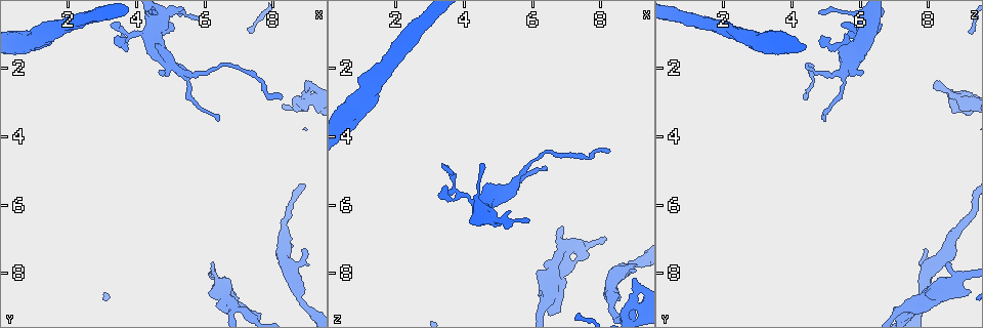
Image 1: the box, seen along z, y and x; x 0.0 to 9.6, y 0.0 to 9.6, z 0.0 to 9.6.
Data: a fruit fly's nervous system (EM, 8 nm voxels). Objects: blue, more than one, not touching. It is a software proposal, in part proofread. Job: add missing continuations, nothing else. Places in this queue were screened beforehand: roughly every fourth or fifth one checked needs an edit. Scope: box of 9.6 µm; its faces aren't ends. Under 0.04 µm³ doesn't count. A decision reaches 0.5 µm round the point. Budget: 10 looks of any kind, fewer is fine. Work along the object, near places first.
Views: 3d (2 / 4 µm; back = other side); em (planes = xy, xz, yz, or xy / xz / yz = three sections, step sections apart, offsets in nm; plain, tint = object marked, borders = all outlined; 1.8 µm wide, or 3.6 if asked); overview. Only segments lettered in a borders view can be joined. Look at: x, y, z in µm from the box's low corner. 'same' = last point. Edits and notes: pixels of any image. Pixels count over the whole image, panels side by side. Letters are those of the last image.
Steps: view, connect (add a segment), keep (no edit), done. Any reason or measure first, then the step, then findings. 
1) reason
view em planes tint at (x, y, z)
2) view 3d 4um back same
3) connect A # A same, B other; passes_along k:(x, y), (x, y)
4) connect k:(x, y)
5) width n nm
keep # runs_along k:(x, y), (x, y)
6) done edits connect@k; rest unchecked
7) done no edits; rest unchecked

calibre changes
view 3d 4um at (5.40, 2.10, 5.55)

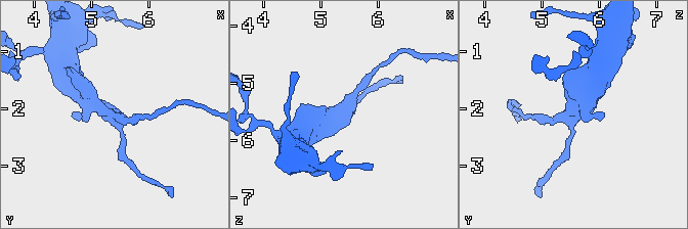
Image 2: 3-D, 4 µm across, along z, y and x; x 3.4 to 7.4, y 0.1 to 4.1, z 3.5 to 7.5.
now the EM
view em planes plain at (5.30, 2.10, 5.55)

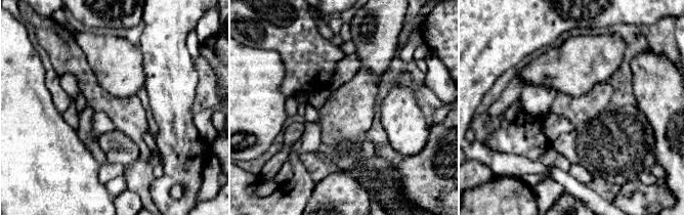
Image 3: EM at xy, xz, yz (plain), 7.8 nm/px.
what lies round it
view em planes borders same

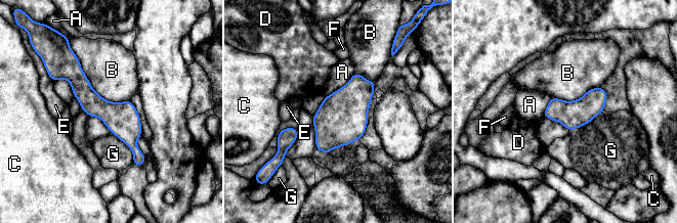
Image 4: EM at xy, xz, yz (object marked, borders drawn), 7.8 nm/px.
keep # A other, B other, C other, D other, E other, F other, G other; border 4:(73, 51), (95, 91), (130, 100); no lettered segment goes on from it

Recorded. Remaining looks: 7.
end of a long branch
view 3d 4um at (8.30, 2.90, 4.45)

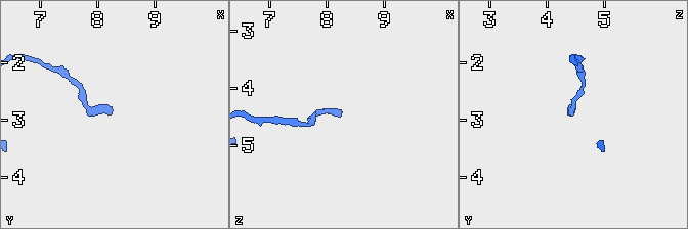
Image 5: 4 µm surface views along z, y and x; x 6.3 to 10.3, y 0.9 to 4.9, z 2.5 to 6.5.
view em planes borders at (8.30, 2.85, 4.40)

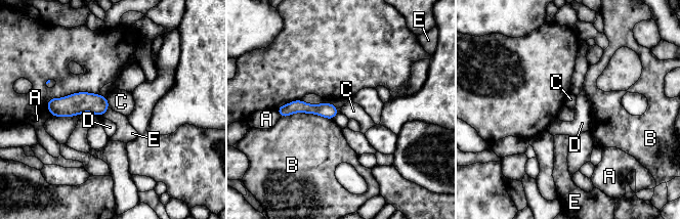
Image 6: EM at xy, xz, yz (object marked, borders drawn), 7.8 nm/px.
keep # A other, B other, C other, D other, E other; runs_along 6:(50, 103), (99, 104), (105, 106); none of them fits

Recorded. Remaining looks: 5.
an open end
view 3d 2um at (8.95, 7.25, 7.90)

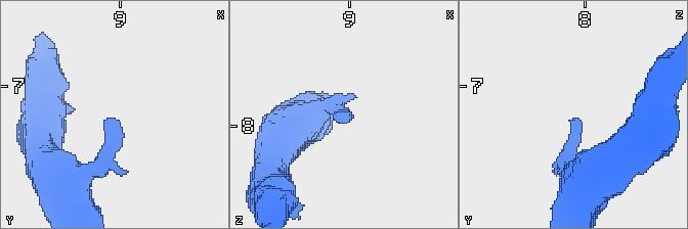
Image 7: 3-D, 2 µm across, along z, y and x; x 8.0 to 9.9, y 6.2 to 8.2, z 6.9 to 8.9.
shape alone is not enough
view em xz step 4 tint at (8.90, 7.26, 7.94)

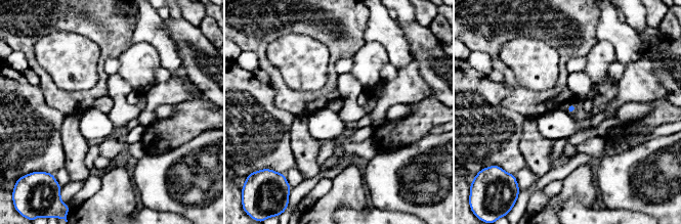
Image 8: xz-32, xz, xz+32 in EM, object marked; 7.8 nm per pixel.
cut it another way
view em planes borders same

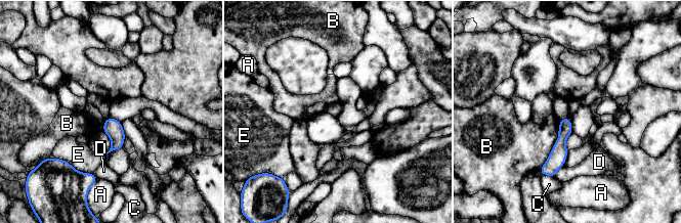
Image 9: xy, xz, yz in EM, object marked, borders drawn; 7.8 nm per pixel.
keep # A other, B other, C other, D other, E other; runs_along 9:(566, 120), (552, 174); no lettered segment goes on from it

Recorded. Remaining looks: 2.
touches itself
view 3d 2um at (6.85, 9.00, 7.35)

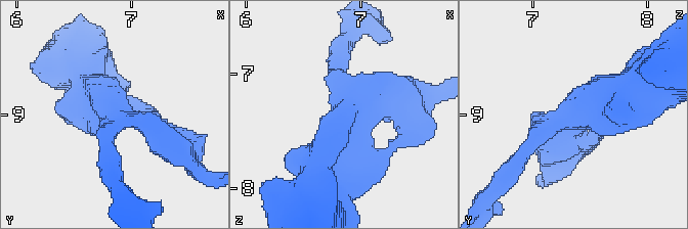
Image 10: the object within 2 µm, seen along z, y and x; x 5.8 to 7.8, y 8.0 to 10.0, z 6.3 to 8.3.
arms 3; arm_widths 170, 220, 340 nm
view em planes borders at (6.88, 8.98, 7.30)

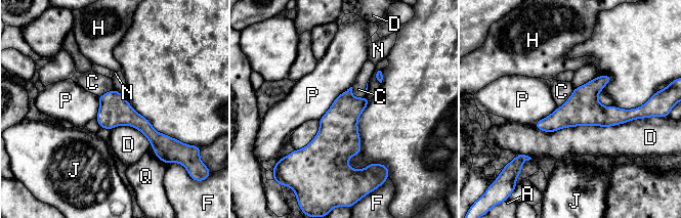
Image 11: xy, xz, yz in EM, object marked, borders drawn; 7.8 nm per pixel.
width 240 nm
keep # A other, C other, D other, F other, H other, J other, N other, P other, Q other; runs_along 11:(635, 115), (564, 116), (538, 126); none of them fits

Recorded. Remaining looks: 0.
done no edits; rest unchecked

